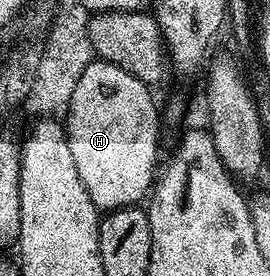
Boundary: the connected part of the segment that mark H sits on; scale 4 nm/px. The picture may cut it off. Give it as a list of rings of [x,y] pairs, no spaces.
[[[97,58],[93,61],[84,73],[78,85],[74,88],[74,95],[70,99],[69,111],[66,116],[66,130],[68,132],[68,144],[70,145],[70,153],[74,157],[74,166],[78,168],[78,177],[82,177],[82,185],[86,185],[86,193],[90,193],[90,201],[101,212],[107,213],[116,211],[120,207],[134,207],[141,202],[140,198],[147,196],[154,186],[154,176],[158,171],[158,163],[156,167],[156,142],[160,139],[160,123],[162,124],[162,115],[156,111],[156,103],[152,100],[149,84],[138,81],[138,77],[134,77],[130,73],[126,73],[126,69],[118,69],[118,65],[108,63],[106,60]]]

